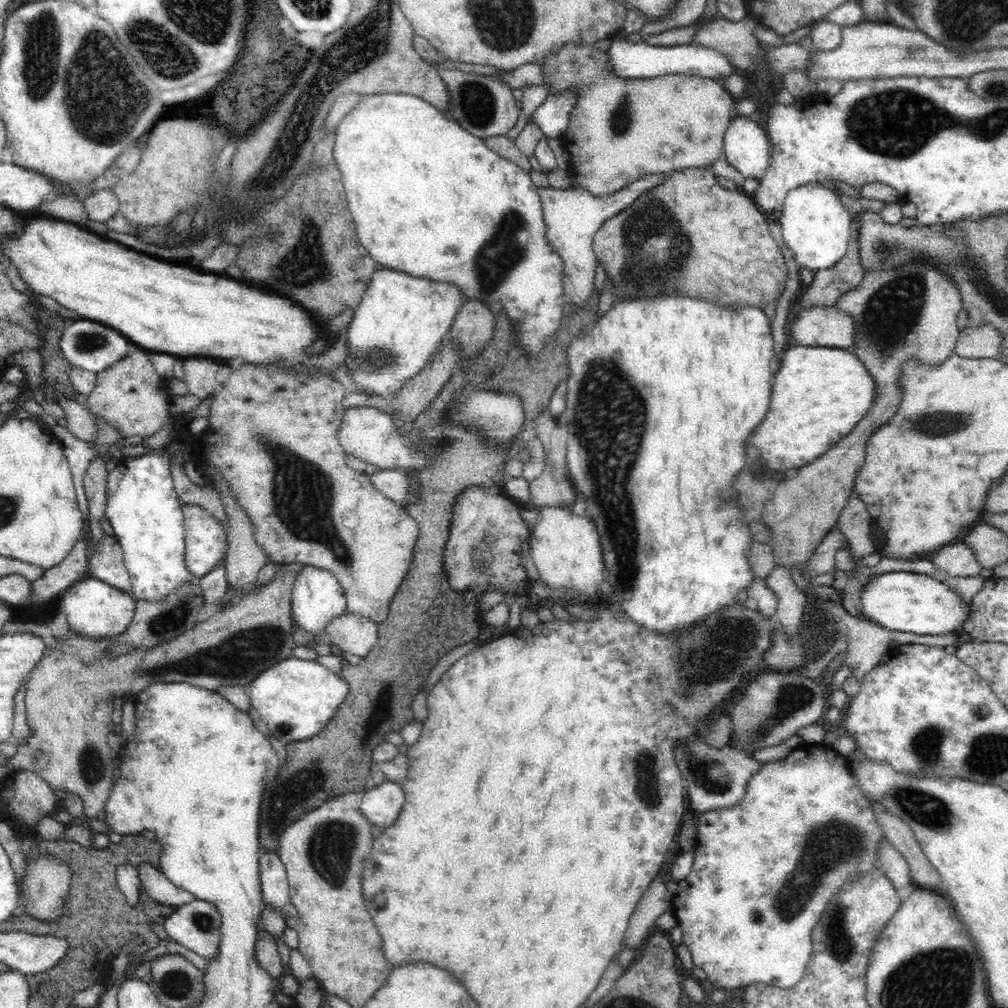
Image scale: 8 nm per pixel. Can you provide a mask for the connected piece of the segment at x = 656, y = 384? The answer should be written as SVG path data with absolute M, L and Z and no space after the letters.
M682 296L634 298L614 304L608 310L608 314L588 330L588 334L574 340L572 344L568 342L566 348L568 348L567 364L570 374L567 380L567 404L564 416L568 433L565 461L576 501L583 501L585 516L593 519L597 533L600 534L606 584L610 588L606 598L610 598L610 602L618 602L618 606L622 606L622 610L626 610L626 614L634 618L634 622L642 622L642 626L650 626L652 630L662 630L664 634L674 630L684 630L686 626L694 626L698 618L704 618L714 610L722 610L732 602L738 602L740 590L746 590L753 580L753 573L746 559L753 539L748 523L740 519L741 507L730 503L732 499L726 494L734 492L734 483L739 481L740 470L746 468L746 455L750 452L748 446L744 444L766 416L770 404L768 384L773 377L770 360L774 352L768 316L750 306L744 306L736 312L728 312L714 308L708 302L690 300Z

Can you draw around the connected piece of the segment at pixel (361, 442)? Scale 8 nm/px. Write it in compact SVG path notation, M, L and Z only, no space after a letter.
M374 407L345 408L340 422L338 439L346 455L354 456L359 462L374 464L381 470L422 470L427 464L422 449L410 449L407 436L401 436L388 413Z

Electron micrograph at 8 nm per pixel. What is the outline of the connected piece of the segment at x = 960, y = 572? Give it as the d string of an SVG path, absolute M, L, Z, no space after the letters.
M958 542L950 546L942 546L929 556L939 569L938 572L948 574L948 577L968 578L980 575L983 566L966 543Z

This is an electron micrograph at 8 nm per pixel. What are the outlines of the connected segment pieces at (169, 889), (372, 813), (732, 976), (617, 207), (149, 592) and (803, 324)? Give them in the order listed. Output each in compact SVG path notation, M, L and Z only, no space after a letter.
M149 862L138 864L138 875L146 895L160 904L180 907L199 899L190 894L190 891L174 886L160 869L152 867Z
M386 781L372 790L364 791L359 811L372 824L385 829L396 822L404 802L405 793L401 784Z
M802 744L788 752L783 758L768 761L760 772L752 775L746 793L742 796L740 804L734 804L730 808L722 810L710 810L701 813L696 820L696 844L694 846L694 862L690 874L684 880L678 881L674 886L673 914L676 915L677 926L680 926L683 934L683 942L691 952L693 964L702 968L707 980L716 987L728 992L748 988L754 982L764 982L766 986L789 989L801 981L806 970L812 941L810 934L818 919L823 916L827 904L830 903L831 894L842 886L846 878L871 867L879 867L878 848L883 840L883 831L875 819L874 812L870 809L870 803L864 798L857 782L850 775L850 767L846 765L846 756L840 755L833 748L818 748L818 744Z
M664 173L657 175L644 174L642 178L635 179L634 182L627 183L622 190L615 191L614 194L594 195L581 186L574 184L573 187L567 187L566 190L544 190L540 188L540 200L544 213L544 223L546 223L546 240L550 246L558 252L562 258L562 284L566 296L565 303L572 303L578 308L586 304L586 300L594 294L594 288L598 284L599 269L597 260L593 251L593 238L596 232L600 230L606 219L616 216L619 211L626 210L626 206L658 186L666 178Z
M154 449L137 457L125 458L108 474L106 480L106 518L113 526L115 537L123 550L124 564L131 577L136 601L149 599L158 602L166 598L182 582L194 582L196 578L187 570L183 560L185 538L183 510L179 494L174 488L170 473L170 457L165 449Z
M816 308L802 312L792 324L792 338L800 346L847 349L853 353L853 344L858 334L852 314L840 314L834 308Z

